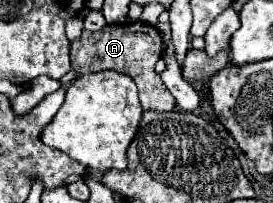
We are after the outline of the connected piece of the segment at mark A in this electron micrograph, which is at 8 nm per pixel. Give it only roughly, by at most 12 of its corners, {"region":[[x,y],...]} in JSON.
{"region":[[148,23],[82,31],[78,73],[116,69],[134,79],[144,109],[172,111],[154,71],[160,31]]}

